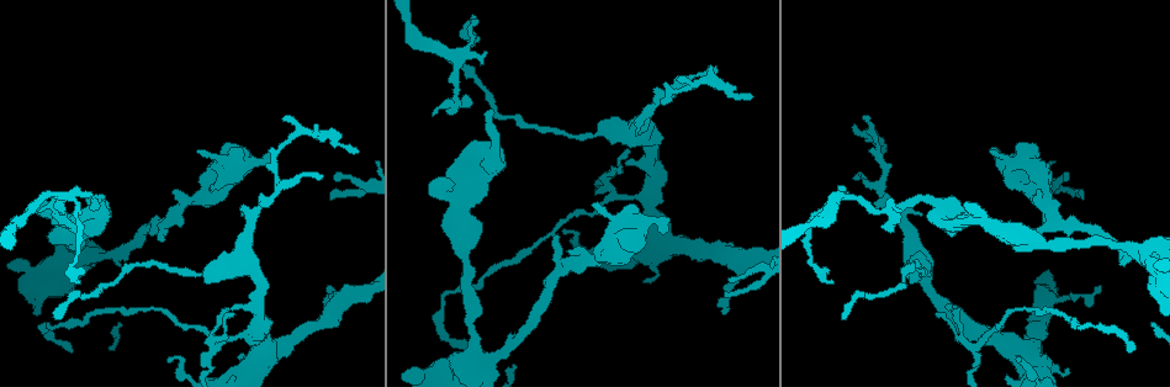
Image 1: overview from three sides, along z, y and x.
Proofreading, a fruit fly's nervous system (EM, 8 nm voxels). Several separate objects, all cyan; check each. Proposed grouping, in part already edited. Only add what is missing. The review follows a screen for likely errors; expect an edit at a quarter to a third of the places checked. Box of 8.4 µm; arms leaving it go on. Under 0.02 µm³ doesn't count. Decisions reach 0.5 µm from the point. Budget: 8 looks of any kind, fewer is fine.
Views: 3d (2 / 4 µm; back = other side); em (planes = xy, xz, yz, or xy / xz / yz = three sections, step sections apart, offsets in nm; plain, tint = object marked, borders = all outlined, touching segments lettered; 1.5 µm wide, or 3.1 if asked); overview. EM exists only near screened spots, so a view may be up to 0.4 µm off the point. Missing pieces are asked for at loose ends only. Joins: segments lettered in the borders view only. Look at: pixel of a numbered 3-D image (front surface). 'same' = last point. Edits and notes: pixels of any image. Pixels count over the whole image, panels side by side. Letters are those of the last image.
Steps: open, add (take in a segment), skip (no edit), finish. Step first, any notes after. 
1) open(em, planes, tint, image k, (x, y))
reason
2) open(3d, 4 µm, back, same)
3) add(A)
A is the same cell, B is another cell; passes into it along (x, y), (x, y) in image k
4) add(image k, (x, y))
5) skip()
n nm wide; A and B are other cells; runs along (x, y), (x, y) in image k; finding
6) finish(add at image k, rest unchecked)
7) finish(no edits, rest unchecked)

open(em, planes, plain, image 1, (901, 211))
tapers out

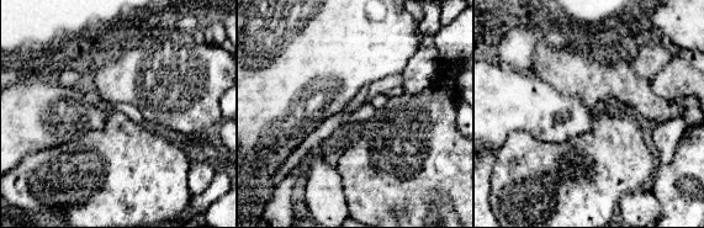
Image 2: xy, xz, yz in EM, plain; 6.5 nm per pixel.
open(em, planes, borders, same)
see the neighbours

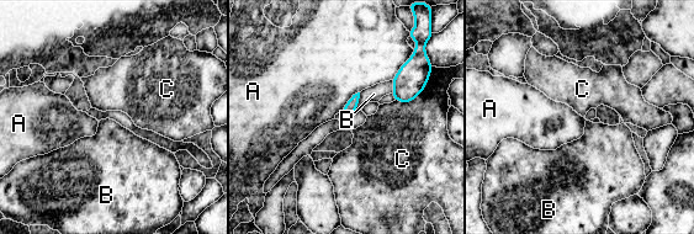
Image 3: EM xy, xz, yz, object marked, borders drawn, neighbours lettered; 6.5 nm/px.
skip()
A, B and C are other cells; none of them fits

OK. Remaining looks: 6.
open(em, planes, tint, image 1, (89, 196))
an open end

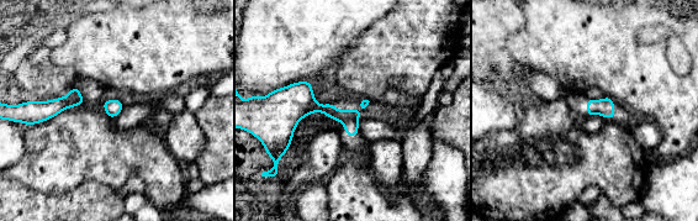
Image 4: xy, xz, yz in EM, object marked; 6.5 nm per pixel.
open(em, planes, borders, same)

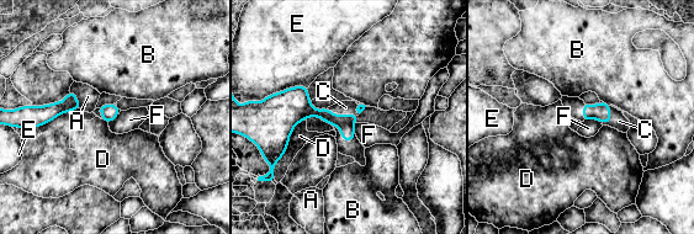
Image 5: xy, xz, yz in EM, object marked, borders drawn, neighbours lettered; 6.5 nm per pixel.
add(C)
C is the same cell, A, B, D, E and F are other cells; passes into it along (345, 123), (343, 115), (345, 107) in image 5; the neuron continues

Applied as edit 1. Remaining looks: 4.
finish(add at image 5, rest unchecked)

